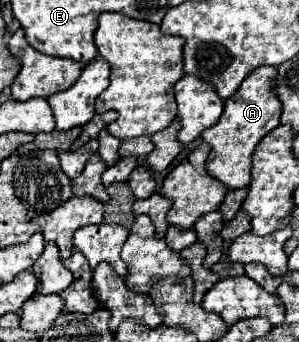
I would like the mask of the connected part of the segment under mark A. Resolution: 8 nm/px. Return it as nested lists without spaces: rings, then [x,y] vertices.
[[[258,67],[254,69],[240,85],[234,97],[224,101],[224,113],[216,125],[202,133],[202,139],[212,147],[206,169],[208,173],[222,181],[230,189],[240,189],[250,185],[252,153],[260,139],[280,125],[280,99],[276,95],[276,67]]]

